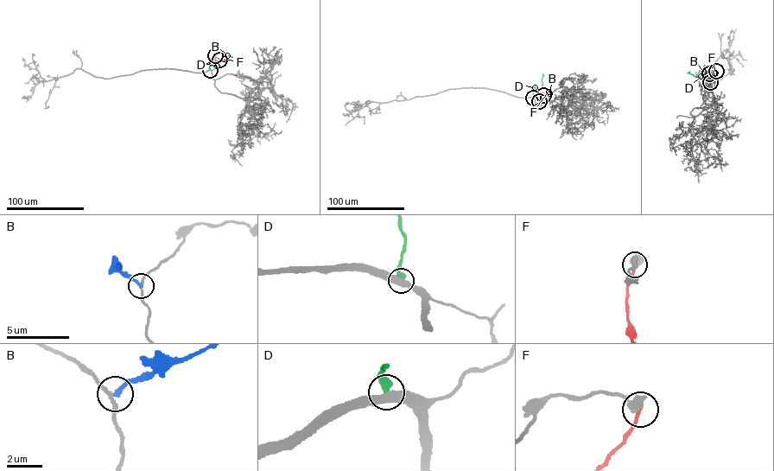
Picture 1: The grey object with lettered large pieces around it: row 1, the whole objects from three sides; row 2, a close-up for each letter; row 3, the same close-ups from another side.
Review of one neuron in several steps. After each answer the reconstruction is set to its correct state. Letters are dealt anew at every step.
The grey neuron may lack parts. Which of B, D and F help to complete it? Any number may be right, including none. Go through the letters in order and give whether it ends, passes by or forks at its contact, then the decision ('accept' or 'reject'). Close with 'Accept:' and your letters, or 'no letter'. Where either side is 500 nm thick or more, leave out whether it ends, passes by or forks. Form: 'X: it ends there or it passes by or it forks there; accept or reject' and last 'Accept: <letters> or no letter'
B: it ends there; reject
D: it ends there; reject
F: reject
Accept: no letter

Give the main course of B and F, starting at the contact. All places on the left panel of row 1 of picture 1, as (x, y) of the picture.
B: (219, 60), (227, 55), (232, 57)
F: (215, 55), (218, 60), (224, 60), (225, 55)

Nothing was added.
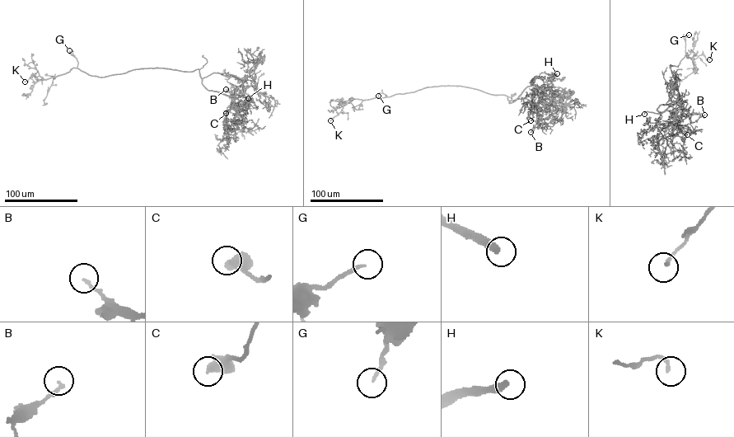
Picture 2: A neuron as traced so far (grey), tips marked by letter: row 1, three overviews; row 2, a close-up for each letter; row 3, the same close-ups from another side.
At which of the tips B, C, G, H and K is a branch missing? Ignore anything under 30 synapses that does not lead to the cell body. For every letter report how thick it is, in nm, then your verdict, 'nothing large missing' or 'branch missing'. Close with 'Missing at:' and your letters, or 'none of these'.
B: 160 nm thick; nothing large missing
C: 550 nm thick; nothing large missing
G: 140 nm thick; nothing large missing
H: 320 nm thick; branch missing
K: 160 nm thick; nothing large missing
Missing at: H

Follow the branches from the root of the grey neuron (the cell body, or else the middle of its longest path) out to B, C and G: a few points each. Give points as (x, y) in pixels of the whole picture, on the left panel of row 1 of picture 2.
B: (178, 70), (198, 69), (202, 83), (208, 90), (230, 96), (235, 91), (231, 104), (231, 94), (226, 89)
C: (178, 70), (198, 69), (202, 83), (208, 90), (230, 96), (235, 95), (235, 91), (226, 113)
G: (178, 70), (141, 68), (104, 77), (90, 75), (77, 68), (78, 62), (69, 50)

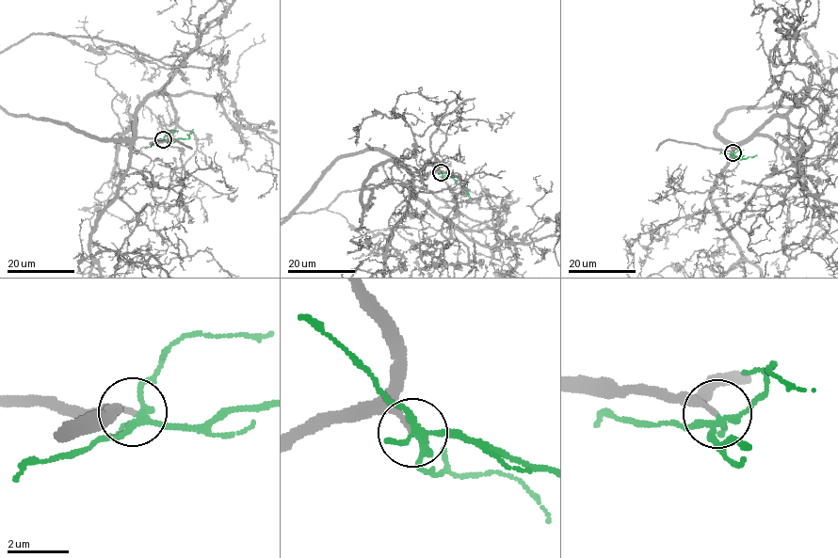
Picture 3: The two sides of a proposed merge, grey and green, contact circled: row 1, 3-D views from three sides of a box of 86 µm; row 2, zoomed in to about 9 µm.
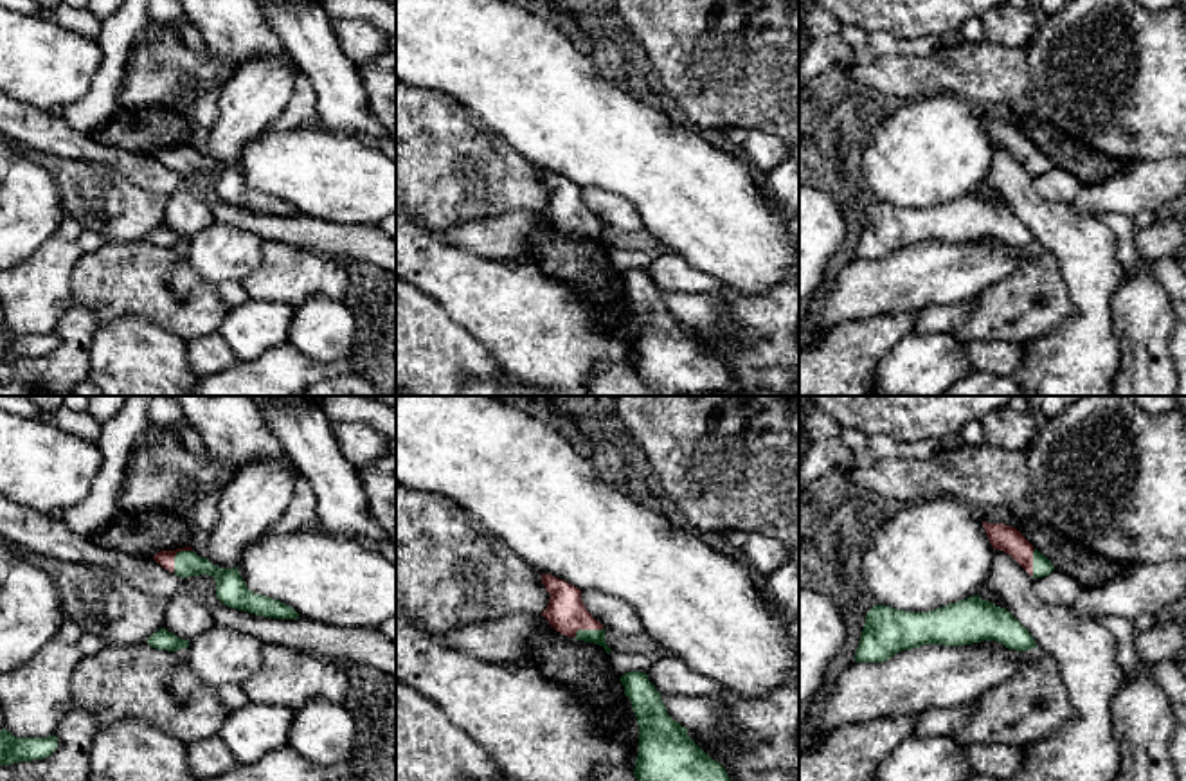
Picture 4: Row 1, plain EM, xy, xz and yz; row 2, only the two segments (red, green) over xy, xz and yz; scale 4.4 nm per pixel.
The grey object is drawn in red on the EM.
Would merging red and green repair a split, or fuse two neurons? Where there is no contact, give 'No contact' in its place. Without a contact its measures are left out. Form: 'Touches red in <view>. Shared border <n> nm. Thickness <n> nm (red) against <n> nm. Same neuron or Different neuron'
Touches red in xy. Shared border 130 nm. Thickness 80 nm (red) against 110 nm. Same neuron

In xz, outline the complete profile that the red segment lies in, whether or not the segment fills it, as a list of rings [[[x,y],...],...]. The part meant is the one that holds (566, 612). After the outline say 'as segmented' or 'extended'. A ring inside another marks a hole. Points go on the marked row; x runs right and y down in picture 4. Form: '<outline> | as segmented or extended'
[[[542,574],[542,583],[551,594],[549,605],[542,612],[549,624],[567,637],[599,644],[610,653],[612,650],[605,642],[603,624],[585,608],[581,590],[551,574]]] | extended

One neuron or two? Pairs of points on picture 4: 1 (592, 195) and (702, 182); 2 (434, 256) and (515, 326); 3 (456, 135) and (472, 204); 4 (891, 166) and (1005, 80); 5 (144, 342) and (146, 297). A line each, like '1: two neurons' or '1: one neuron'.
1: two neurons
2: one neuron
3: one neuron
4: two neurons
5: two neurons

